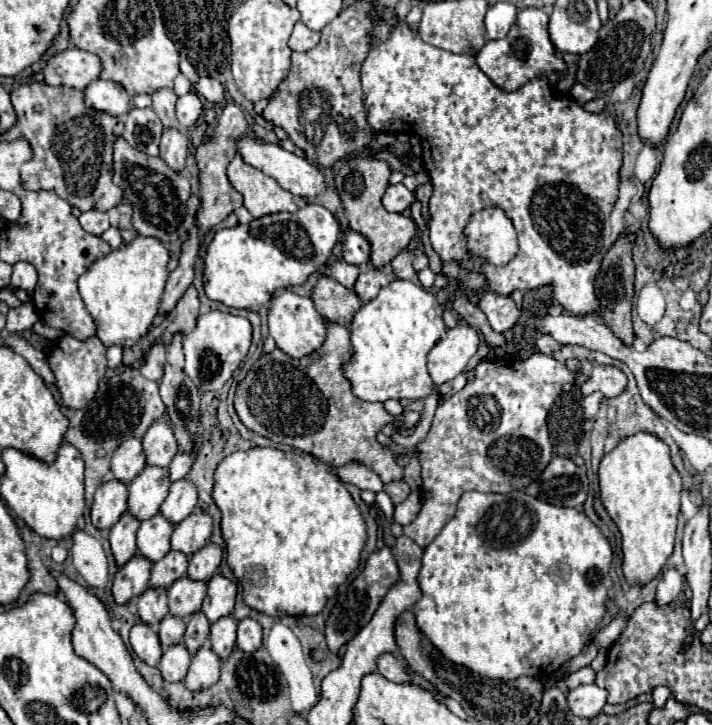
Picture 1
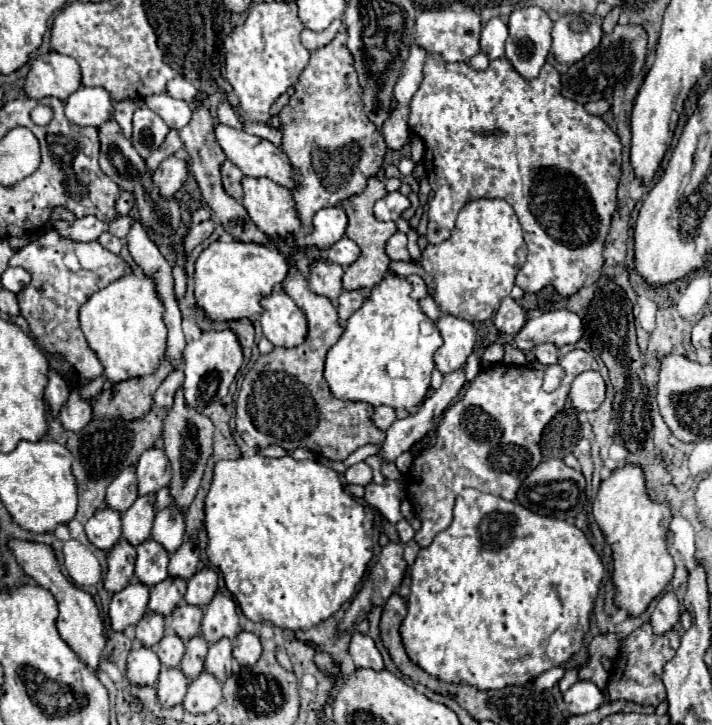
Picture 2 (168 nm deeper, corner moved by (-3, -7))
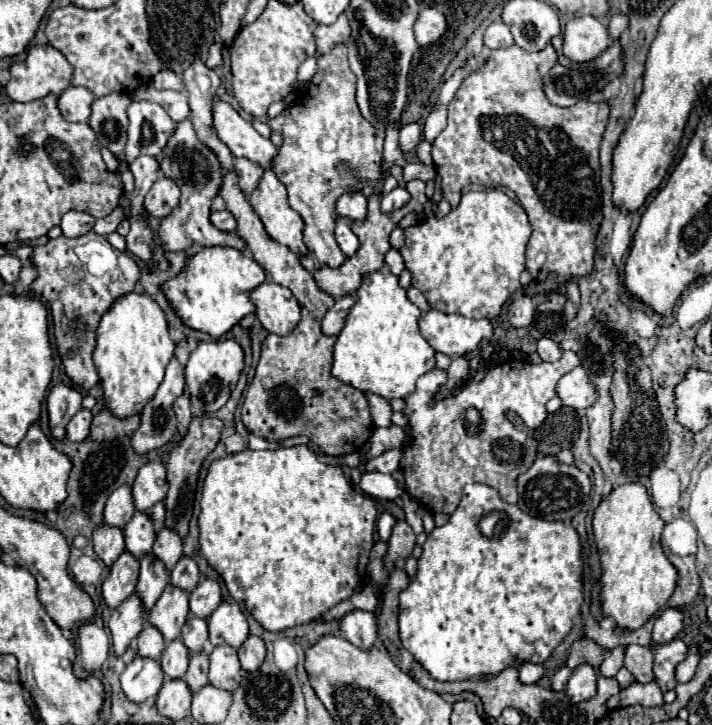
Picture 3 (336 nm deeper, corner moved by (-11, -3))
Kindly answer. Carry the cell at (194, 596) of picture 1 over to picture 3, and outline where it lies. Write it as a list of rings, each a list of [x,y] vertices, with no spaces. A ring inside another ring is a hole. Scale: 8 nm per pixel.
[[[188,616],[184,628],[182,628],[182,642],[188,648],[190,654],[198,654],[204,650],[208,642],[208,624],[206,620],[200,620],[196,616]]]

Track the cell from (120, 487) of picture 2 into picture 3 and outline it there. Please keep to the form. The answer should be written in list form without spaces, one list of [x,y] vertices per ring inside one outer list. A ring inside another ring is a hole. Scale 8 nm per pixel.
[[[120,486],[106,502],[104,508],[104,524],[114,528],[124,528],[128,520],[134,516],[132,508],[132,490],[130,486]]]

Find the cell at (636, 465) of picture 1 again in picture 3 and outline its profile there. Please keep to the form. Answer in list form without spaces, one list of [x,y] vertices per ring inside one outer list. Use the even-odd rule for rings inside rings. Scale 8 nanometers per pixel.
[[[624,484],[610,492],[594,512],[594,540],[600,554],[600,610],[622,630],[642,628],[670,600],[678,572],[660,548],[664,520],[656,514],[642,484]]]

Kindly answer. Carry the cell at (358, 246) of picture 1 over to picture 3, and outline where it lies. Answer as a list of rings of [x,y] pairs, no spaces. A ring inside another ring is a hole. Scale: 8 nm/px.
[[[336,222],[334,236],[336,236],[336,242],[338,242],[340,250],[344,252],[344,256],[352,256],[356,252],[356,248],[358,248],[358,236],[350,230],[348,224]]]

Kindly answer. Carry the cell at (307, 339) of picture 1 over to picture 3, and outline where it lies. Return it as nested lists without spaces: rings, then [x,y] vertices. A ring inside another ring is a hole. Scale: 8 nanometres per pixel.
[[[262,282],[248,292],[250,302],[256,306],[256,318],[274,334],[288,334],[300,322],[300,306],[292,292],[280,284]]]

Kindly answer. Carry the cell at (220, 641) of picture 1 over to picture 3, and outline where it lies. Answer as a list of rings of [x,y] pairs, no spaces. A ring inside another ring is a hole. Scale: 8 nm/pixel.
[[[222,644],[212,650],[208,682],[228,692],[234,692],[240,686],[240,662],[232,646]]]

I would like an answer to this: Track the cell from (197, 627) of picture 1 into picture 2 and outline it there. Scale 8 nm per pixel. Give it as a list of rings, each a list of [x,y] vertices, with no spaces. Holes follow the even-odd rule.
[[[194,636],[186,642],[186,652],[180,668],[188,676],[188,680],[194,680],[204,670],[206,652],[208,652],[208,642],[204,640],[204,636]]]

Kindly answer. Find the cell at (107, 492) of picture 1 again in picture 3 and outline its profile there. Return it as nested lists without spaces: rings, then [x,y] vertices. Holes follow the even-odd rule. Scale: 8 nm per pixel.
[[[102,524],[100,528],[96,528],[92,544],[96,556],[110,568],[124,552],[124,534],[120,528],[108,528],[106,524]]]

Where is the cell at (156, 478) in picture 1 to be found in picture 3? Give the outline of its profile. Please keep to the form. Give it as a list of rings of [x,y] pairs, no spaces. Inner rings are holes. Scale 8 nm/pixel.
[[[136,512],[124,528],[126,552],[130,552],[134,558],[140,560],[142,556],[150,554],[154,538],[156,538],[156,532],[154,532],[152,518],[144,512]]]

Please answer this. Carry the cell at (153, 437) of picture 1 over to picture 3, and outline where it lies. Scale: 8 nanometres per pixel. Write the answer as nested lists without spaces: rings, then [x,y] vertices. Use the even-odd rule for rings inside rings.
[[[160,460],[144,464],[132,484],[134,508],[138,512],[150,510],[156,502],[164,500],[164,492],[168,492],[168,482],[164,480],[164,464]]]

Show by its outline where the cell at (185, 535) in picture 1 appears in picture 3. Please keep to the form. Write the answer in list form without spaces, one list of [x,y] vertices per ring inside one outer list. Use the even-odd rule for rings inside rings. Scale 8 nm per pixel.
[[[182,556],[182,558],[178,560],[178,564],[176,564],[176,568],[170,572],[170,582],[172,582],[172,586],[182,588],[182,590],[186,590],[186,592],[192,592],[192,590],[196,588],[198,580],[200,580],[198,566],[196,566],[196,562],[194,562],[192,558],[188,558],[188,556]]]

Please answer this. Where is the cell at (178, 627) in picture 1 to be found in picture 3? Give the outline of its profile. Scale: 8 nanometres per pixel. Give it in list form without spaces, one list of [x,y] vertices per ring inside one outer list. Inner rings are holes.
[[[172,640],[172,644],[166,646],[160,658],[160,666],[168,678],[176,680],[186,674],[188,660],[190,660],[190,654],[188,654],[188,648],[184,648],[182,640]]]

